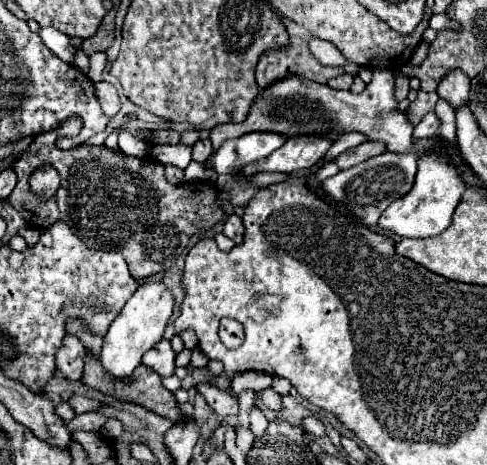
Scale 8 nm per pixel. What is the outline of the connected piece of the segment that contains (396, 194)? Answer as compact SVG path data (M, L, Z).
M385 152L379 158L371 158L367 162L361 162L359 166L353 166L351 170L343 170L323 182L323 190L337 202L345 202L345 206L357 214L357 218L367 226L377 226L379 216L383 210L397 198L405 196L415 182L417 174L417 154L393 154Z

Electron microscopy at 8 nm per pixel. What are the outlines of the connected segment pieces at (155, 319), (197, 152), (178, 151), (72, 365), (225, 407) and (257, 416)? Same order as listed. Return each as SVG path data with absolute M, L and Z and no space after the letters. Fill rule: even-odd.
M143 282L137 288L137 292L127 300L125 308L111 322L105 334L105 342L101 350L103 368L115 378L125 378L127 374L131 374L141 364L143 354L151 346L163 340L163 332L173 314L173 308L175 308L175 298L163 282Z
M209 138L199 140L199 142L195 142L195 146L193 146L193 160L199 162L199 164L203 164L203 162L211 156L211 152L213 152L211 140L209 140Z
M185 144L151 146L151 158L161 162L163 166L173 164L173 166L179 166L179 168L187 168L187 164L191 162L191 148L187 148Z
M67 334L63 338L63 346L55 354L55 364L57 370L67 378L67 380L79 380L83 374L83 364L85 364L85 346L79 342L77 336Z
M199 383L196 386L198 392L203 394L203 398L207 398L207 404L211 408L215 408L217 412L223 412L223 416L231 416L237 414L237 398L233 396L231 390L223 390L217 388L213 384Z
M255 406L255 408L251 410L249 424L251 424L251 430L253 430L255 436L263 436L263 432L265 432L265 428L267 428L267 418L265 418L265 414L263 414L261 408Z

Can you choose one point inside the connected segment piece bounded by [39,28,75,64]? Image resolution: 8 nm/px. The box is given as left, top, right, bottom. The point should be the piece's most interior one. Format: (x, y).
(56, 41)

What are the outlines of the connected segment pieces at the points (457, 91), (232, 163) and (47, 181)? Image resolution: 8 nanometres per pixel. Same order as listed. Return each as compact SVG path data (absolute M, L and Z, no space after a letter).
M449 74L447 78L443 78L443 84L439 84L437 94L441 100L449 102L453 110L457 110L467 102L469 78L463 78L463 74Z
M255 132L231 138L211 156L213 170L217 174L235 174L245 164L267 158L273 150L281 148L285 140L287 140L285 136L271 132Z
M45 166L39 174L35 174L35 178L31 178L31 190L35 190L35 194L43 194L45 198L55 192L55 186L59 186L59 174L55 174L51 166Z

